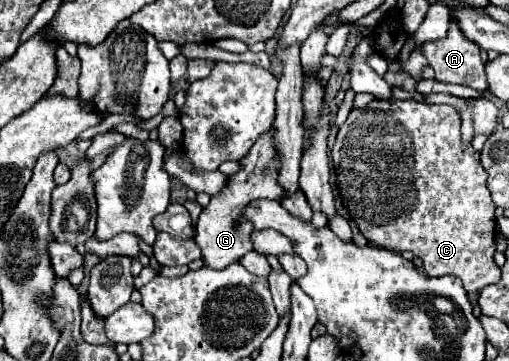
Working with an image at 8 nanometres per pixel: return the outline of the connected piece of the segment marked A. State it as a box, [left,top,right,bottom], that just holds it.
[399,22,487,90]

